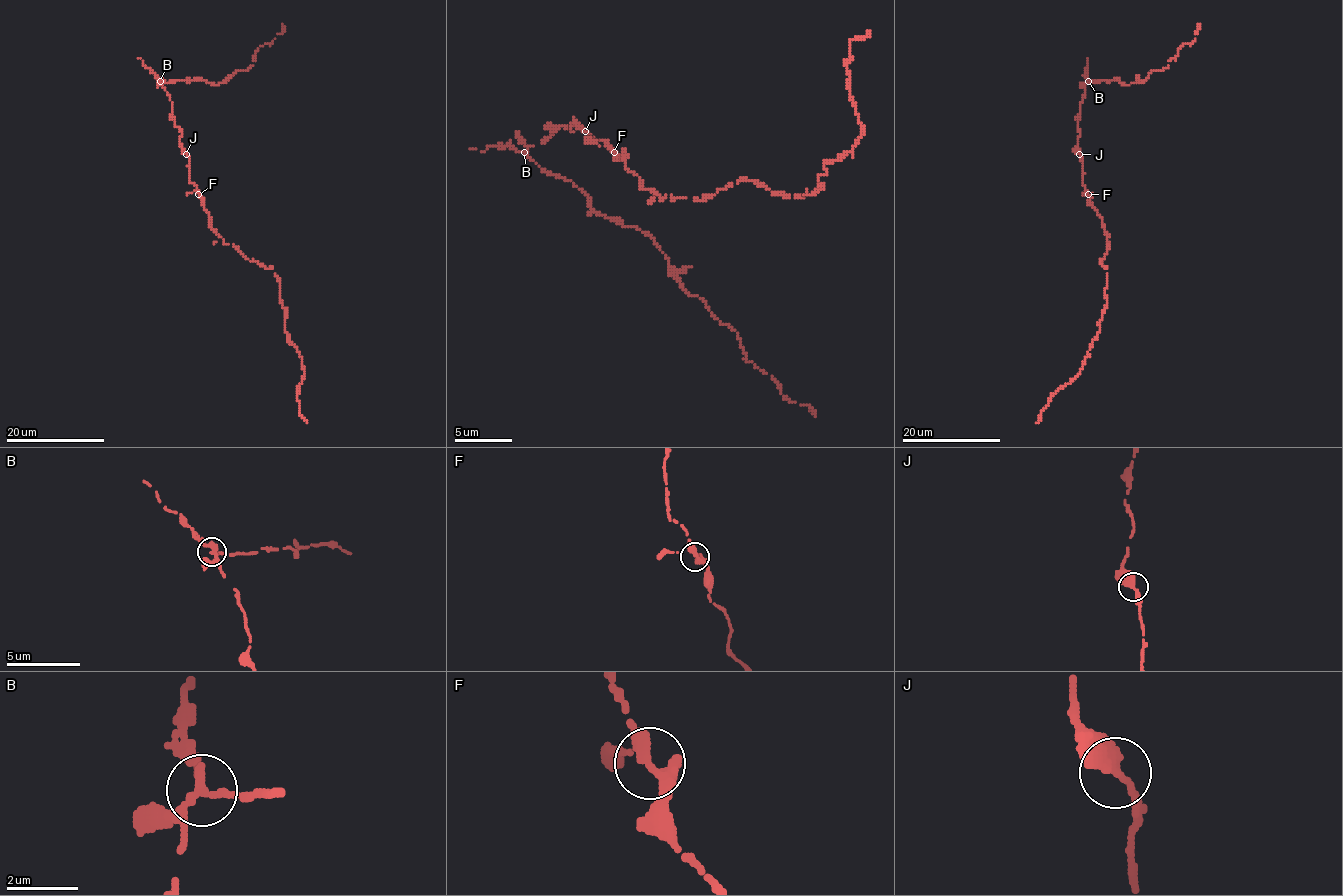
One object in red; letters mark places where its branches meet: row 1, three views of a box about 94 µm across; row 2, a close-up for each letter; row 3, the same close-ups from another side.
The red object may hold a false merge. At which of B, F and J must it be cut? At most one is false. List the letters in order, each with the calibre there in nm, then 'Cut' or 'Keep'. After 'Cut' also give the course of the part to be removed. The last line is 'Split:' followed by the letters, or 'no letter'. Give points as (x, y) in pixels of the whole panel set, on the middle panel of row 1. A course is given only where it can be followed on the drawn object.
B: Thickness 240 nm. Cut. Course of the part to remove: (524, 152), (571, 180), (602, 215), (651, 238), (668, 272), (732, 327), (746, 362), (812, 413)
F: Thickness 260 nm. Keep
J: Thickness 340 nm. Keep
Split: B

